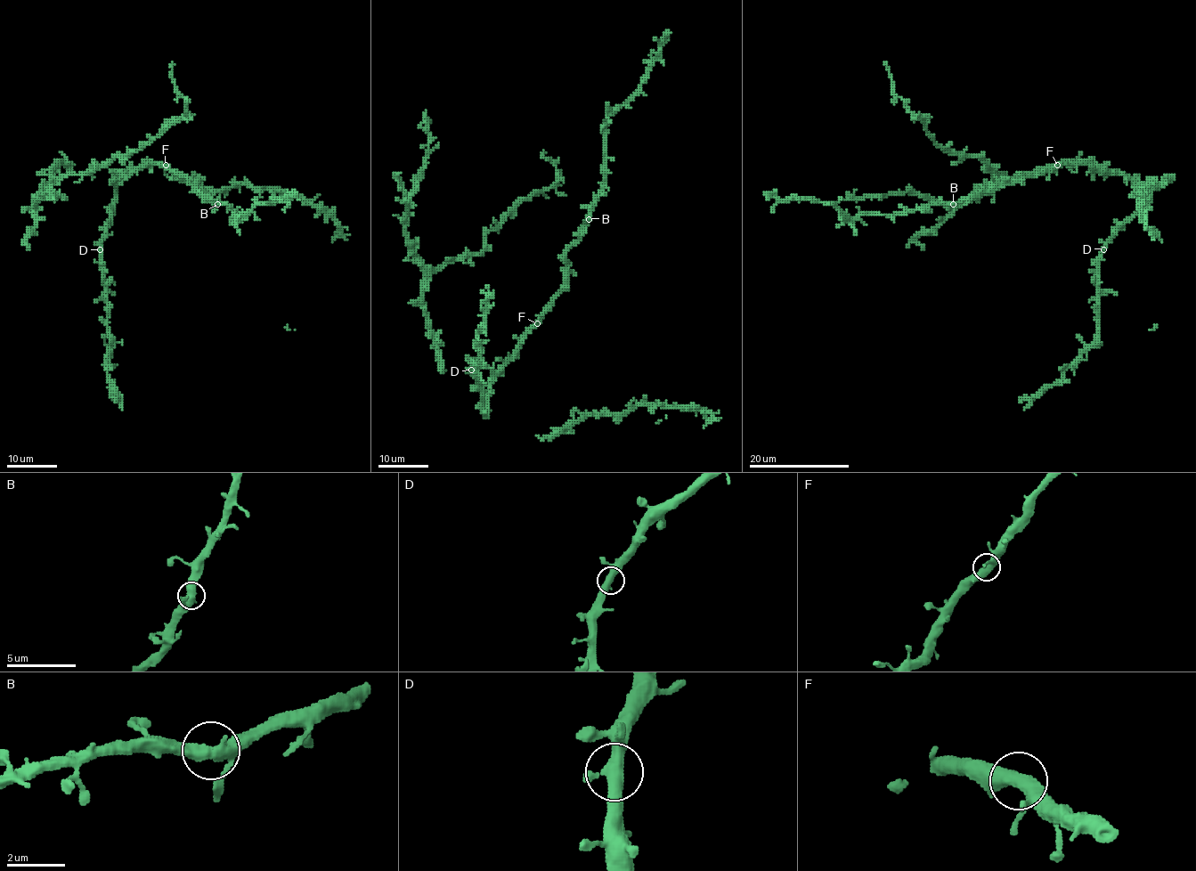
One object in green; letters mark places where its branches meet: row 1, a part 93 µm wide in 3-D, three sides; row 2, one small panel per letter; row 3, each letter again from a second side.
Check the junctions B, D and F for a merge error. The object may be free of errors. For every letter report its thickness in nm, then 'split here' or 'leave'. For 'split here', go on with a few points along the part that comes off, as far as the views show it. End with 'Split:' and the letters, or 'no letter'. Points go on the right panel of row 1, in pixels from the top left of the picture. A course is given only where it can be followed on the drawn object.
B: calibre 420 nm; leave
D: calibre 400 nm; leave
F: calibre 400 nm; leave
Split: no letter

